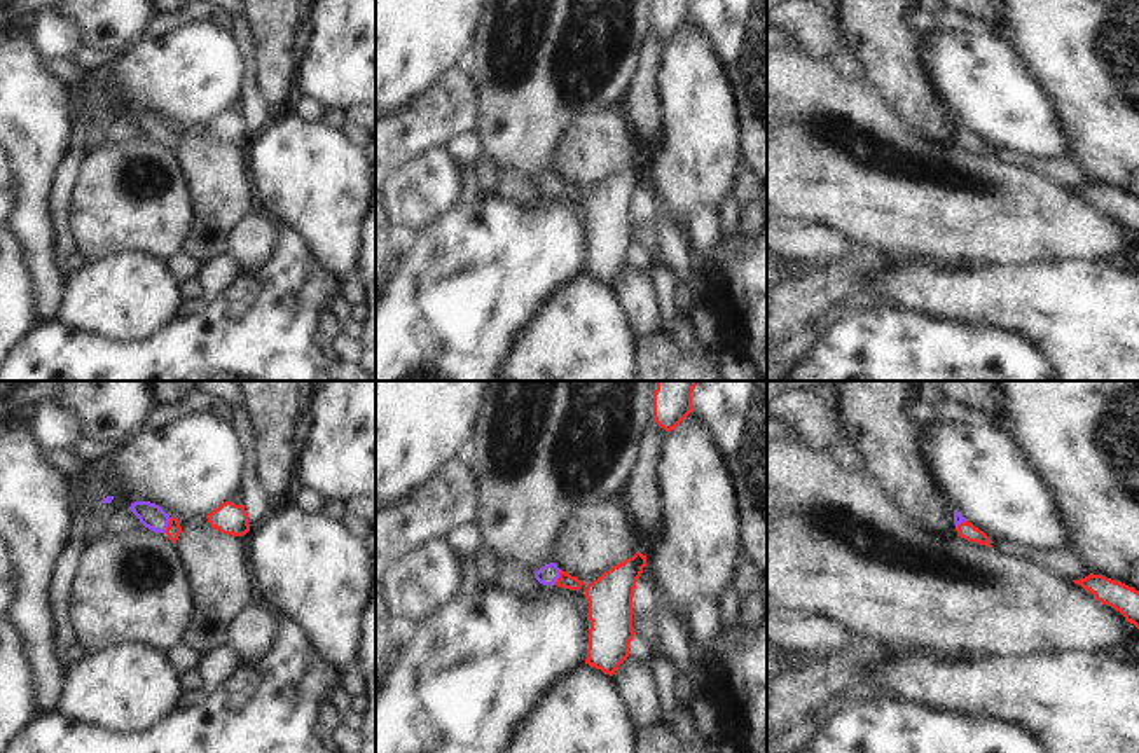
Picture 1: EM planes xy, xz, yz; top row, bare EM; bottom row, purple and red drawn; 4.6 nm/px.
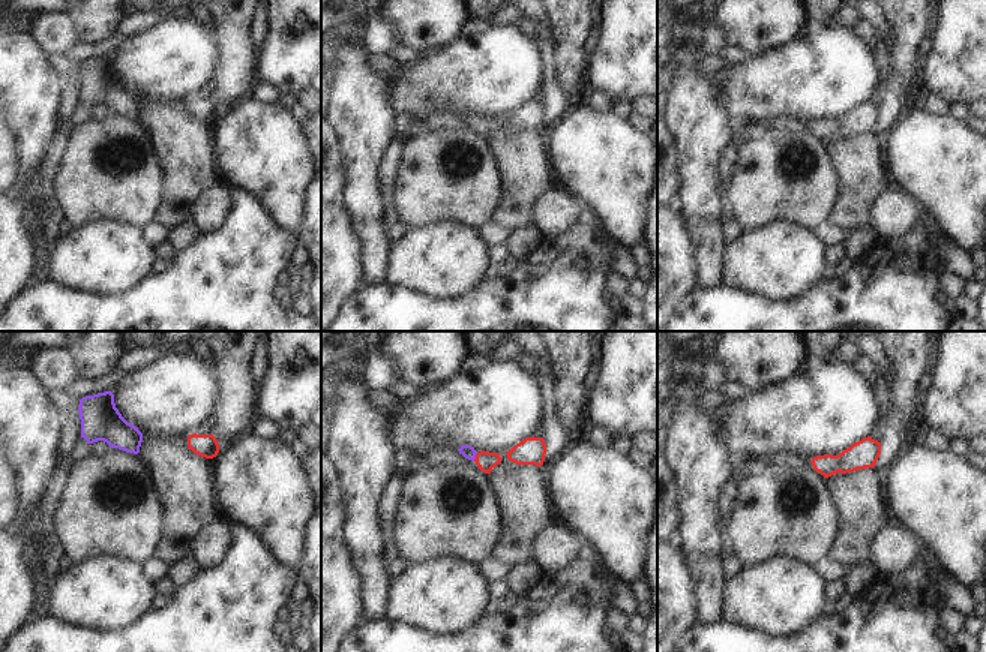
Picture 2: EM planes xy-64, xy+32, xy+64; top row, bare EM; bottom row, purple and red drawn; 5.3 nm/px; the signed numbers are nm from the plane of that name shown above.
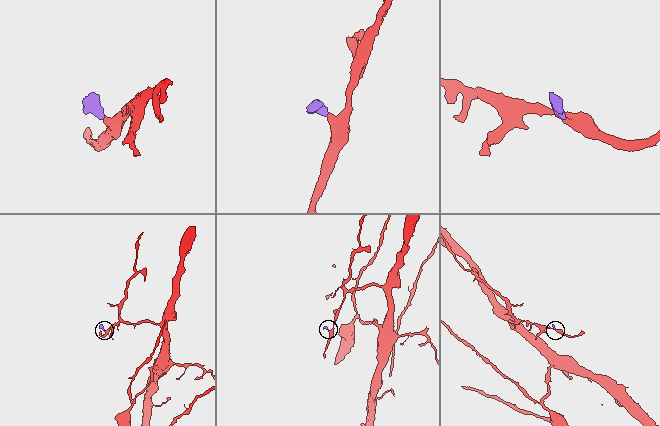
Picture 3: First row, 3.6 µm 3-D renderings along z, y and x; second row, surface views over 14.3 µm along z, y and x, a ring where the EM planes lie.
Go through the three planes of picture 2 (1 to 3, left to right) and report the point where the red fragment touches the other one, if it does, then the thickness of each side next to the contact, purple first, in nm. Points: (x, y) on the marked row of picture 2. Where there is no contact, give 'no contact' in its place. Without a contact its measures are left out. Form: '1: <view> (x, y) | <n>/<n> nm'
1: no contact
2: xy+32 (474, 457) | 70/100 nm
3: no contact

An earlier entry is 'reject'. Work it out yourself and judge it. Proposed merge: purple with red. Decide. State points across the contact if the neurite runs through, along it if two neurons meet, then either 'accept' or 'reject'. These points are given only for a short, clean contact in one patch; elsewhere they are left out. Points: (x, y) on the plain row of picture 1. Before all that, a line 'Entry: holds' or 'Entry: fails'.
Entry: fails
across xy (151, 124), (166, 133), (173, 138) | accept

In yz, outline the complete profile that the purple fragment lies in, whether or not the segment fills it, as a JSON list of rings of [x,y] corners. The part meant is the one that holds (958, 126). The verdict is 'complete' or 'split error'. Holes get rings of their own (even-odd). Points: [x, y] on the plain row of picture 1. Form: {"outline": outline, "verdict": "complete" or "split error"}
{"outline": [[[954,119],[954,133],[961,147],[985,155],[992,155],[991,147],[971,131],[968,131],[957,119]]], "verdict": "split error"}

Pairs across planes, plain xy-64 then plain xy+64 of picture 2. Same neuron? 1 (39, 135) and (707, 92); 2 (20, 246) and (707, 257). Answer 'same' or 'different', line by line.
1: same
2: different

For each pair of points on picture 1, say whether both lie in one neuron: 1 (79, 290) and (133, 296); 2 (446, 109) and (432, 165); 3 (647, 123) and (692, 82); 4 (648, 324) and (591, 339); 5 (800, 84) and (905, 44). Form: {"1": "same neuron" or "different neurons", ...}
{"1": "same neuron", "2": "different neurons", "3": "different neurons", "4": "different neurons", "5": "different neurons"}

